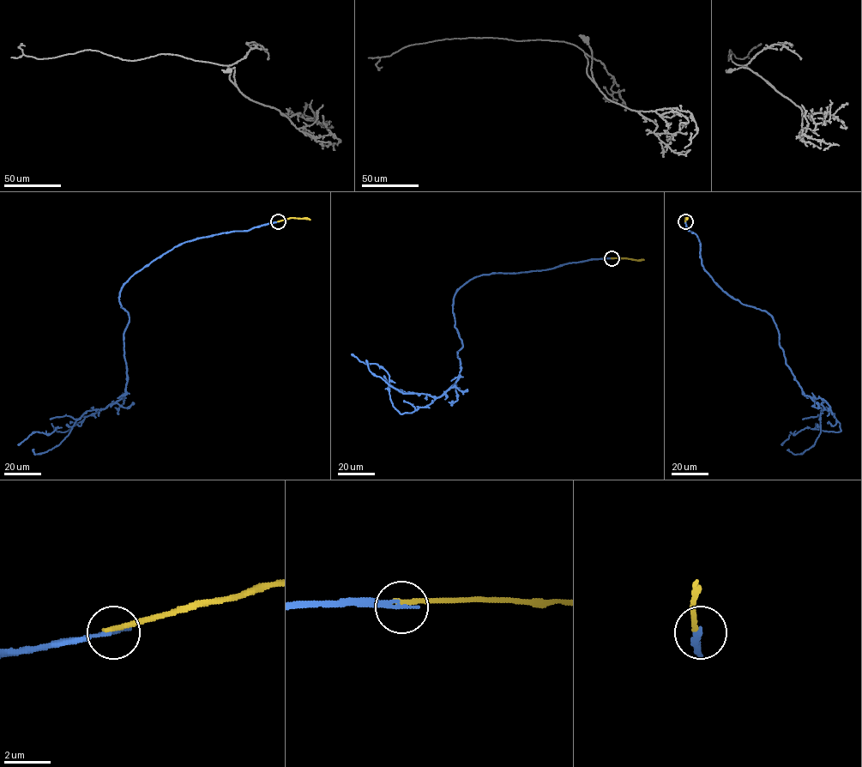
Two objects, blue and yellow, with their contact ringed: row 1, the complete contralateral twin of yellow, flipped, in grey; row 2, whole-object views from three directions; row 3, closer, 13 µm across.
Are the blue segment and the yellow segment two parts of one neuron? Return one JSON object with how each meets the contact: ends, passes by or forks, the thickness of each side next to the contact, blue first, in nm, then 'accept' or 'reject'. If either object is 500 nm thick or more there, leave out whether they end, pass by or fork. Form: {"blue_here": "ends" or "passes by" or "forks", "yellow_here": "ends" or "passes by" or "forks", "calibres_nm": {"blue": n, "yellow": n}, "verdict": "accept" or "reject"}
{"blue_here": "ends", "yellow_here": "ends", "calibres_nm": {"blue": 190, "yellow": 220}, "verdict": "reject"}

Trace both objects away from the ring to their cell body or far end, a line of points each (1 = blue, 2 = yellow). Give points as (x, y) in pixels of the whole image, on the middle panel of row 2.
1: (611, 258), (469, 280), (453, 300), (459, 377), (411, 413), (393, 405), (388, 372), (352, 353)
2: (611, 258), (644, 259)

